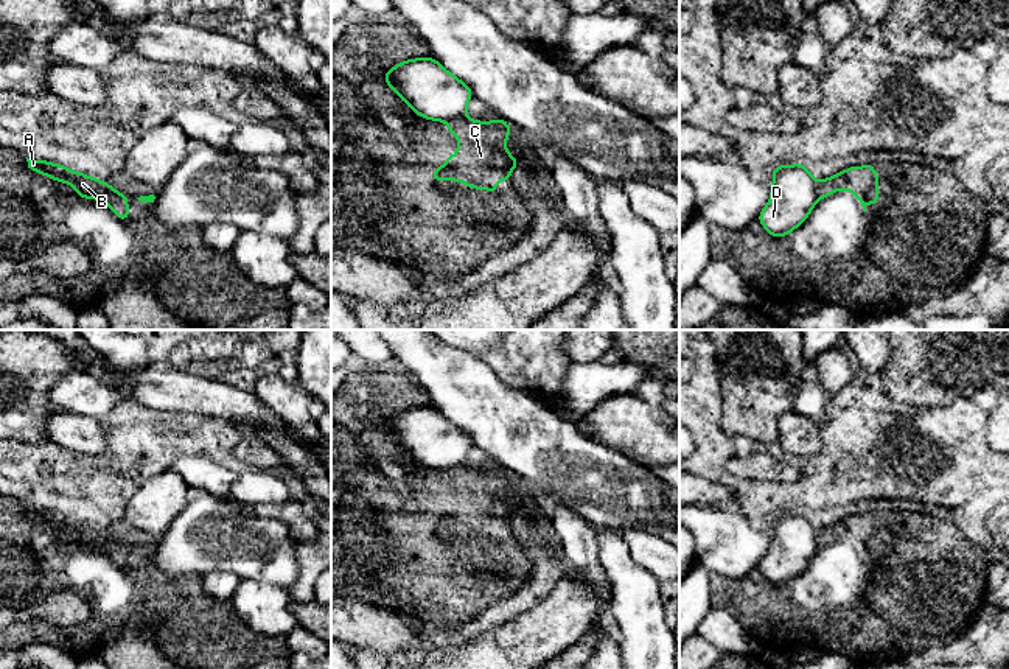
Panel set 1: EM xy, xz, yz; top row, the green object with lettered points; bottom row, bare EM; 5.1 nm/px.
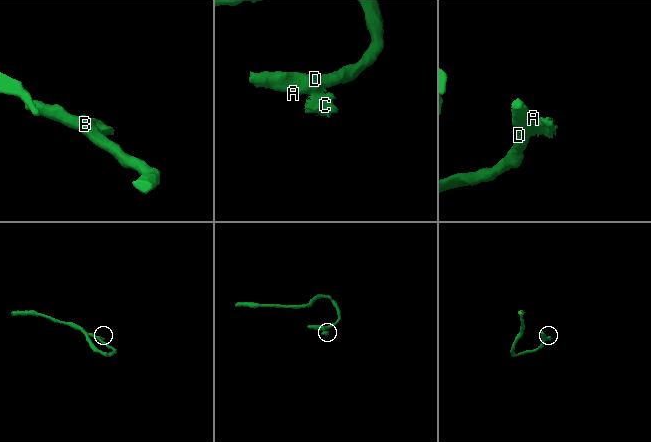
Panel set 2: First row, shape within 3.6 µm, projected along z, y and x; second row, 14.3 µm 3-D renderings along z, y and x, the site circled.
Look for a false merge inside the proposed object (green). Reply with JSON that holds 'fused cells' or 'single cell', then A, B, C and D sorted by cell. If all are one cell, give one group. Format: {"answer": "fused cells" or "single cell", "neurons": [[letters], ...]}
{"answer": "fused cells", "neurons": [["A", "B", "D"], ["C"]]}

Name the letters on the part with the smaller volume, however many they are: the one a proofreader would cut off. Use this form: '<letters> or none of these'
C

